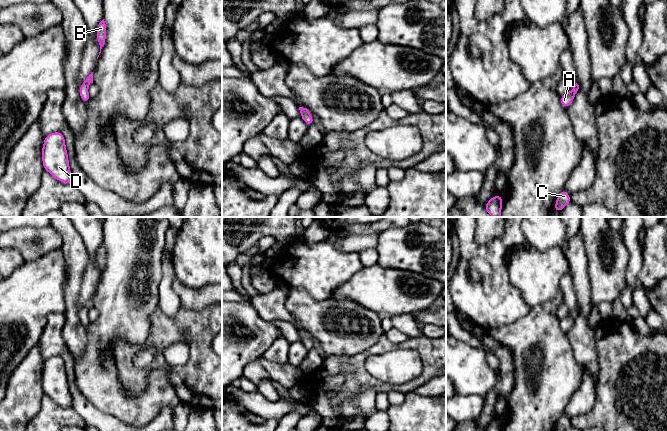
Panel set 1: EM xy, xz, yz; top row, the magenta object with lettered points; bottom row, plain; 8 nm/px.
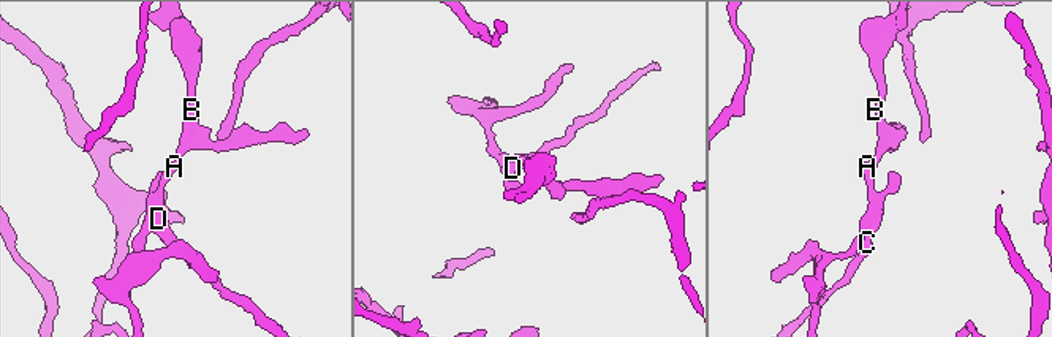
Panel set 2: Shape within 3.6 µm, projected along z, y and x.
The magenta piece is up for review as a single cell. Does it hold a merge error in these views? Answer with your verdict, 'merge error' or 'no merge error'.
no merge error

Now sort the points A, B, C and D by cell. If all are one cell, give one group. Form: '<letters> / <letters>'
A B C D

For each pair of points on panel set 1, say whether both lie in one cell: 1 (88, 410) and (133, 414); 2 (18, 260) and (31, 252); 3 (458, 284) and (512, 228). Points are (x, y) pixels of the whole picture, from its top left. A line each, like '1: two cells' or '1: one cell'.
1: two cells
2: two cells
3: one cell

